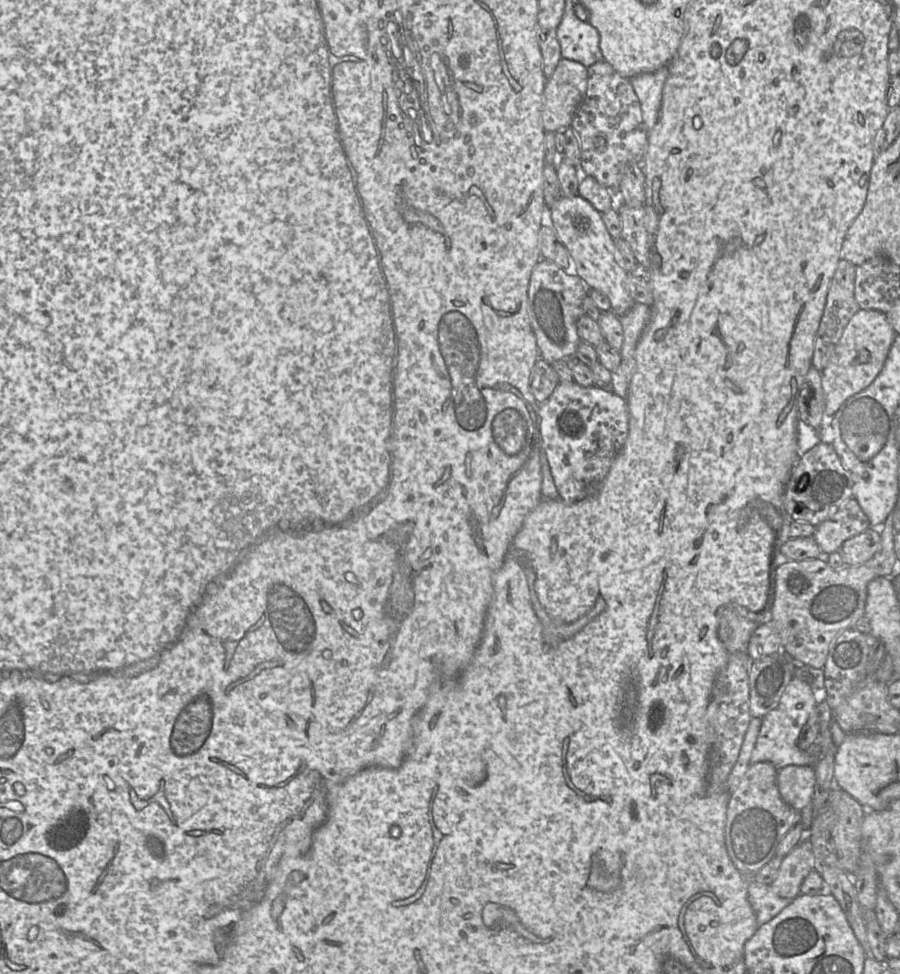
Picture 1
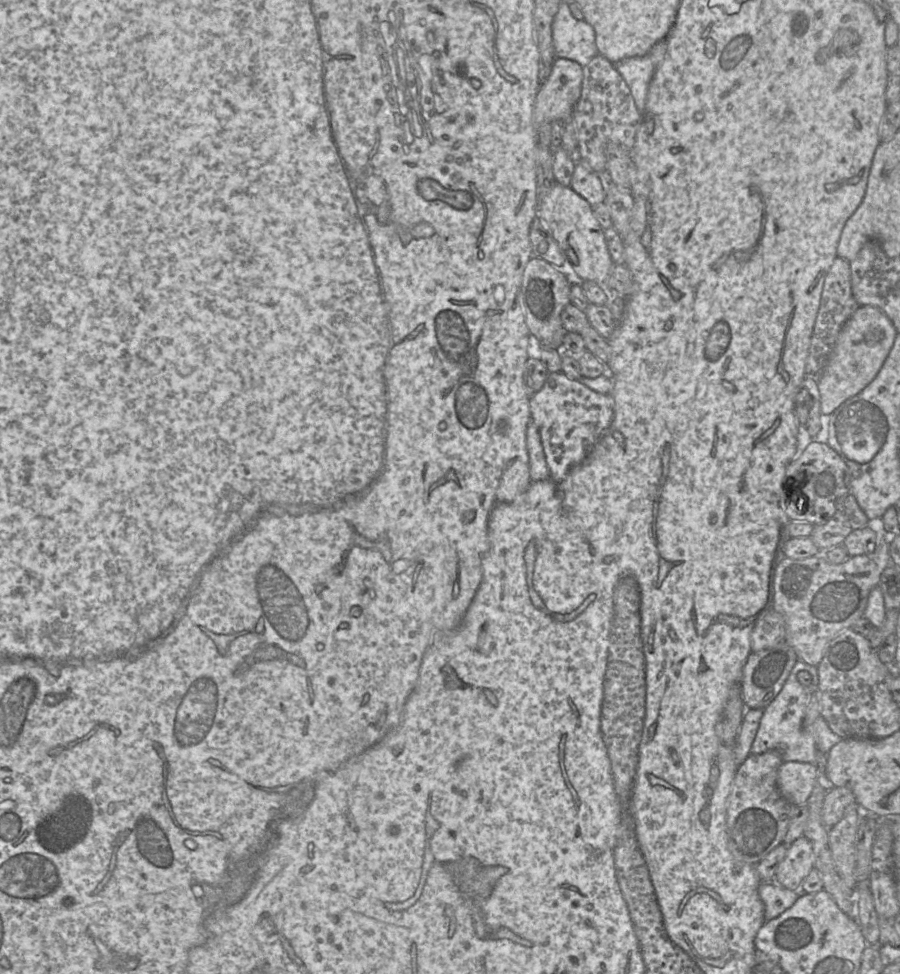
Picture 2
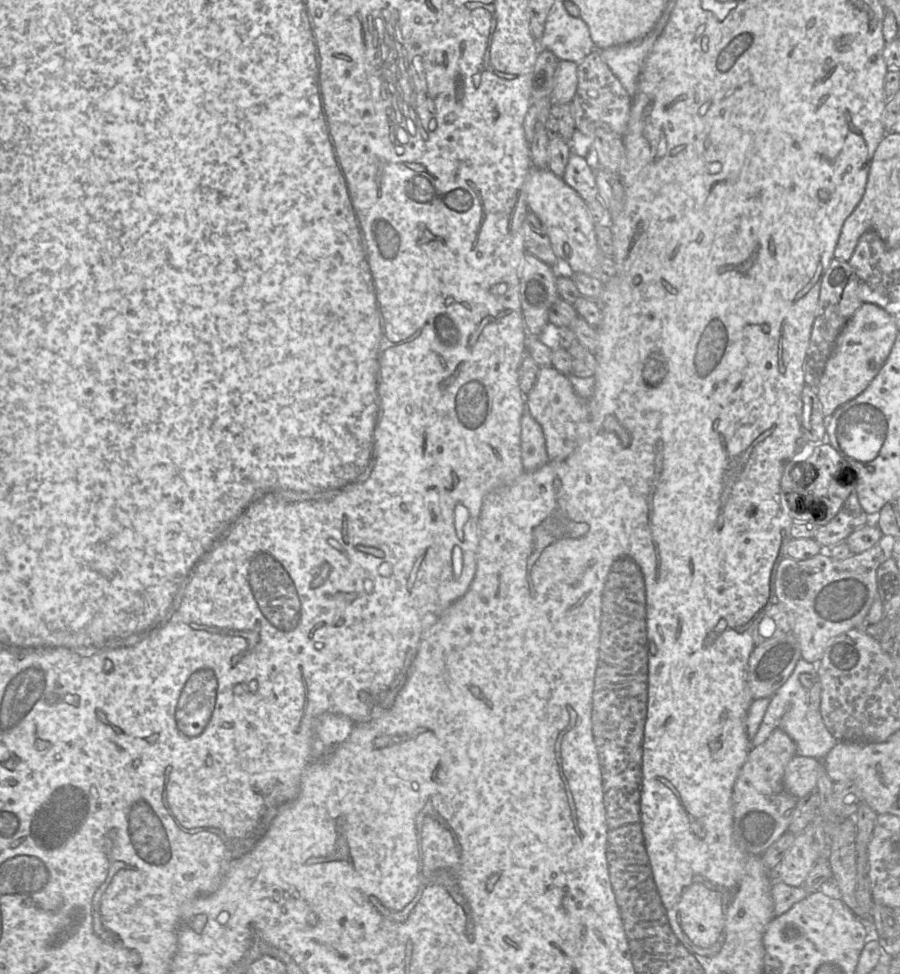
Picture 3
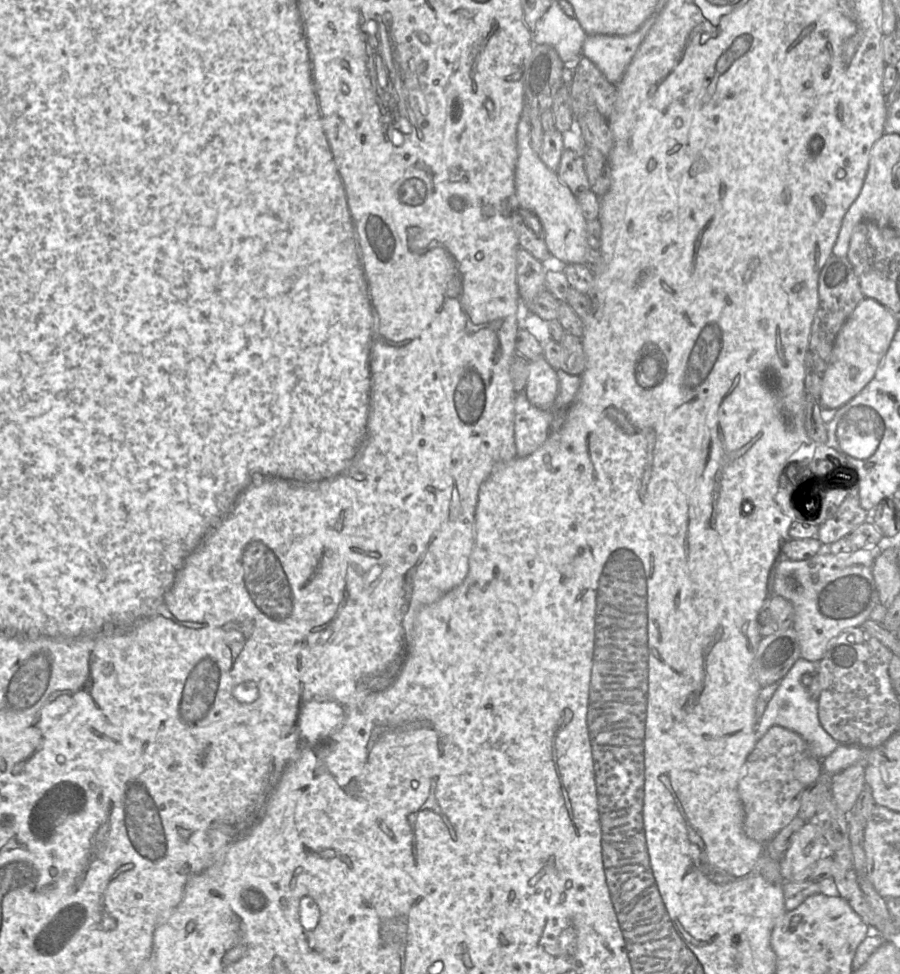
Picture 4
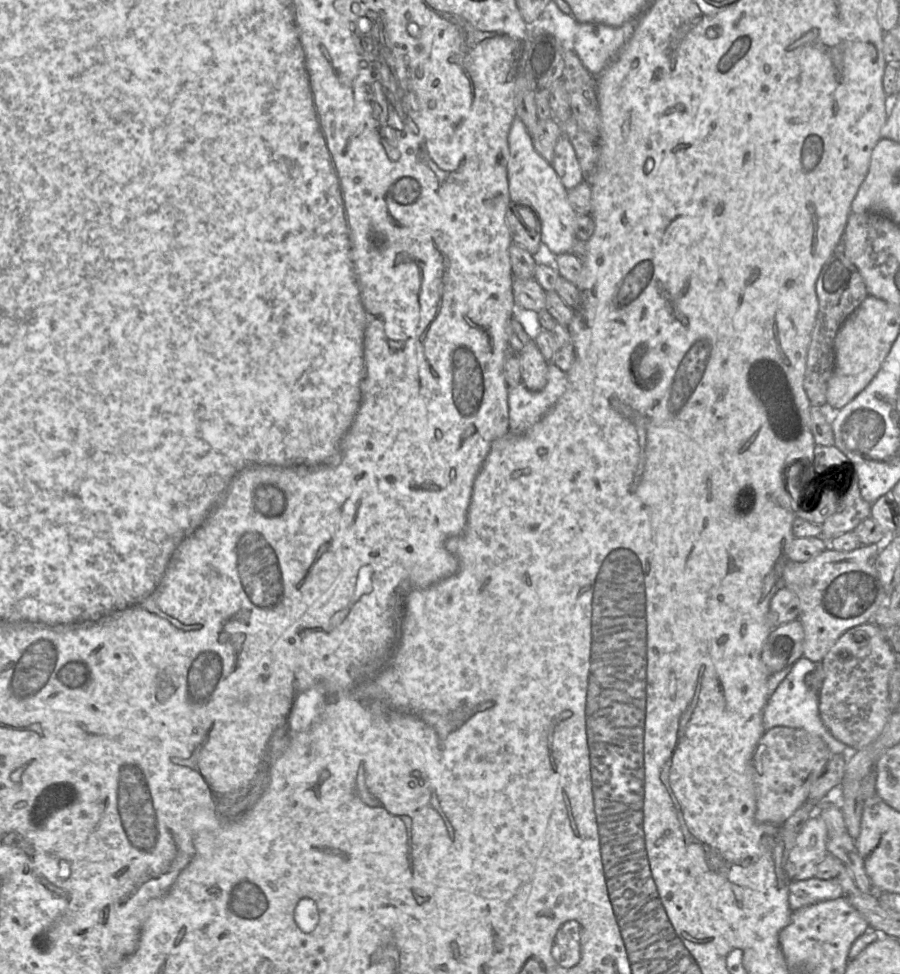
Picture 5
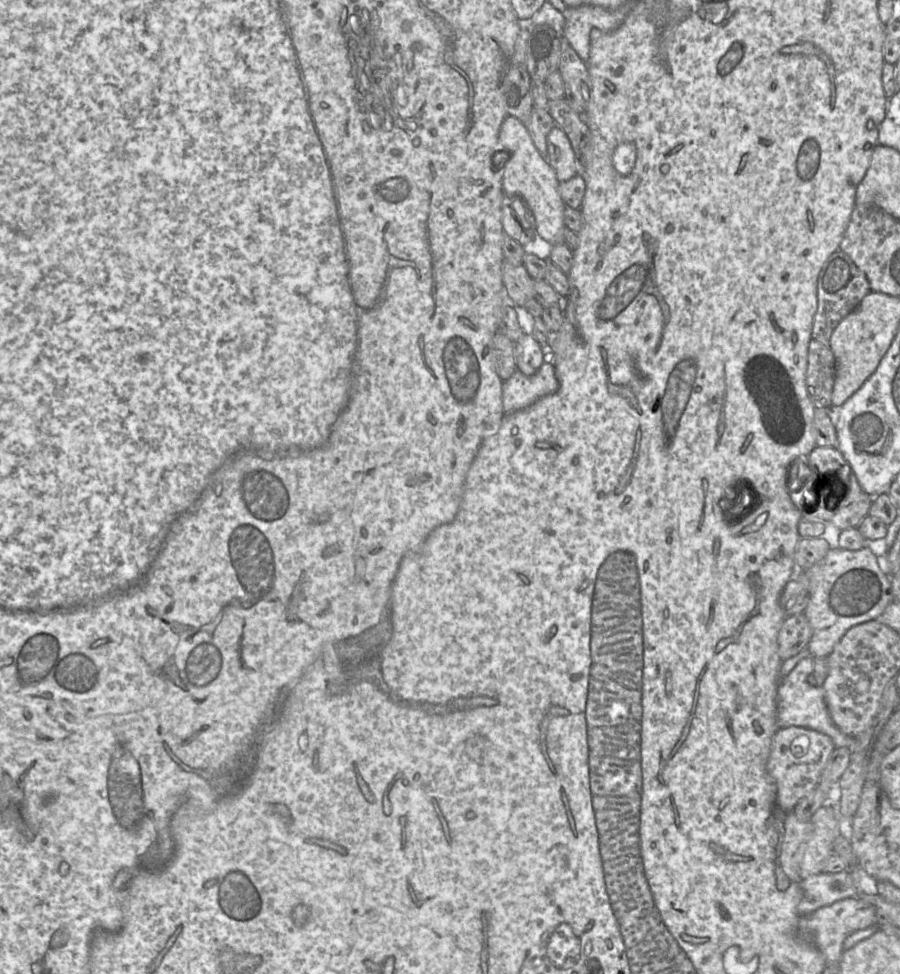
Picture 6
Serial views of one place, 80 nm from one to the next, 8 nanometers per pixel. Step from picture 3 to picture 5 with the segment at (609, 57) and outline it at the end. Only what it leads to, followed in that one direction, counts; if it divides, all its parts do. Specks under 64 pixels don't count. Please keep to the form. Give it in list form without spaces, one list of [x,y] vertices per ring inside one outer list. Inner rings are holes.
[[[636,16],[619,27],[578,22],[574,51],[593,76],[601,73],[623,49],[638,22]]]

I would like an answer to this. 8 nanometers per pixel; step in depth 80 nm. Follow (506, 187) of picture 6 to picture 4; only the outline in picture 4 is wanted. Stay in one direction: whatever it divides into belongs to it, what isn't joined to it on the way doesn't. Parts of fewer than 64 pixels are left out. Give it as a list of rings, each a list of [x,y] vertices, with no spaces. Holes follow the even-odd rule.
[[[524,106],[516,129],[517,160],[514,171],[517,205],[533,212],[542,223],[545,242],[551,255],[565,264],[586,263],[589,244],[586,223],[576,196],[561,182],[533,150],[530,141],[529,107]]]

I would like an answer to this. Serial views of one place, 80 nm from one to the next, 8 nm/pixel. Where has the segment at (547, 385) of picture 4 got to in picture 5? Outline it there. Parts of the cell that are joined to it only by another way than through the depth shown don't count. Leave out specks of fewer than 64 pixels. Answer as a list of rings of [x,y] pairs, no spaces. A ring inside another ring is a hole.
[[[530,342],[520,351],[521,383],[530,391],[540,391],[547,384],[548,362],[535,342]]]

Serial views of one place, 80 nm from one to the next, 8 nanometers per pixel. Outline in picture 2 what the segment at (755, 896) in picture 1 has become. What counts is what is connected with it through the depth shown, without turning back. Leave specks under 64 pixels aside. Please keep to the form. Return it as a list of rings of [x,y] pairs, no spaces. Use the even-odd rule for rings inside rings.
[[[774,881],[761,882],[759,896],[764,904],[765,920],[772,920],[790,908],[801,892],[786,889]]]

